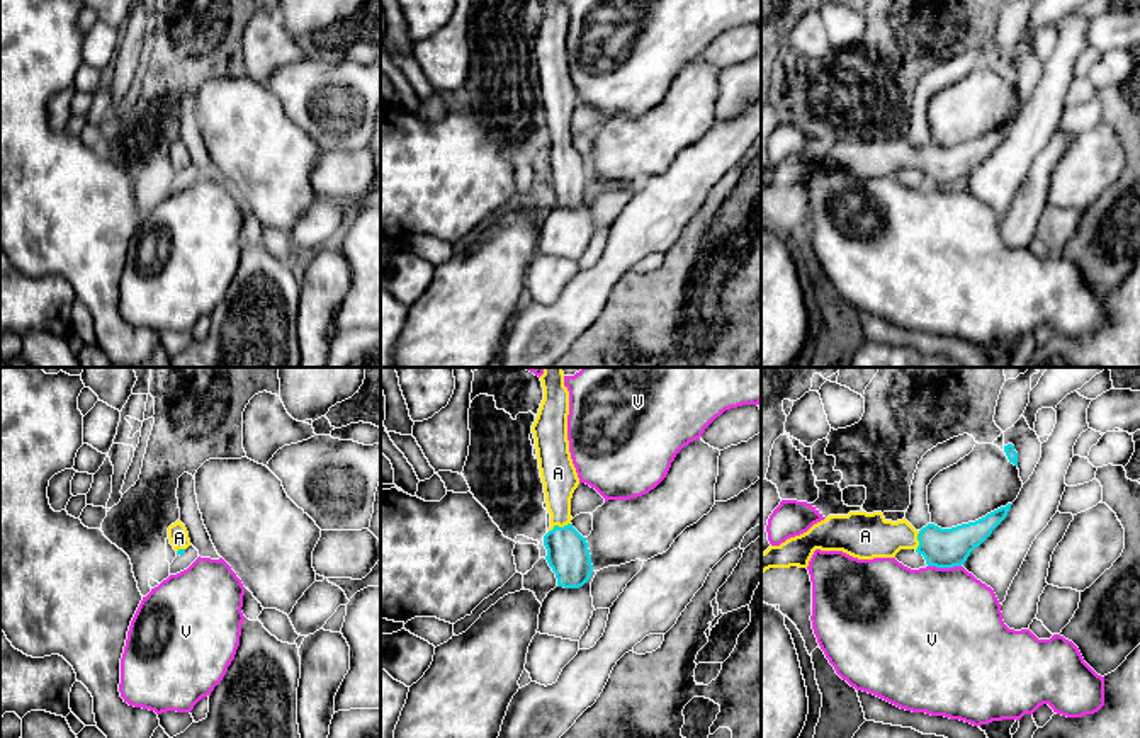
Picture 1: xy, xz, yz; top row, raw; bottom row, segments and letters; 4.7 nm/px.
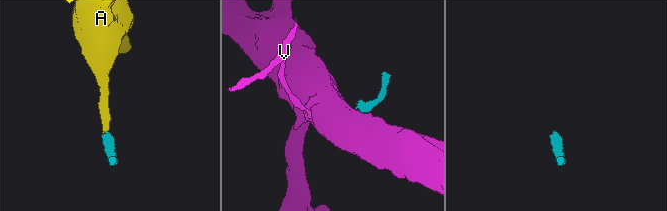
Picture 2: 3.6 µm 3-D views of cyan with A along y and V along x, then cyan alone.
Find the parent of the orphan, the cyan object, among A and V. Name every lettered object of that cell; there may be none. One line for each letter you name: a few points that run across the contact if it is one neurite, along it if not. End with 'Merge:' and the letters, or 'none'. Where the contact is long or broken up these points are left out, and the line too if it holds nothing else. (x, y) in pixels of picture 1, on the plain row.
A: Line: xz (568, 174), (558, 145), (558, 92)
Merge: A

